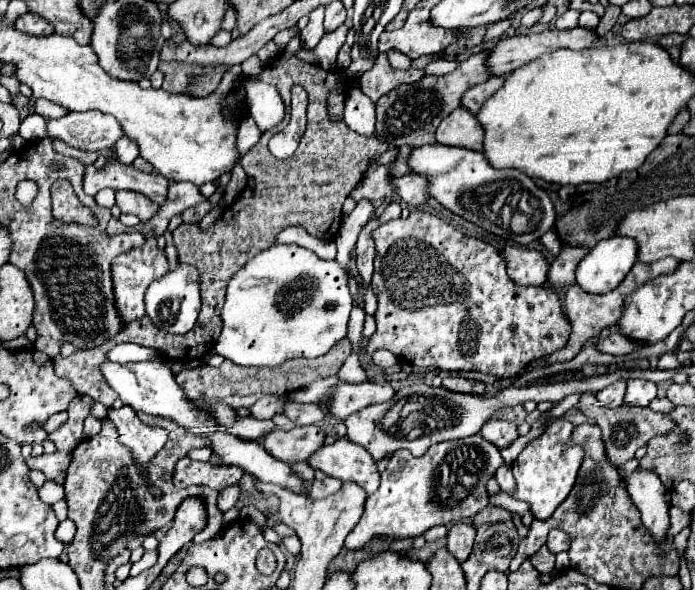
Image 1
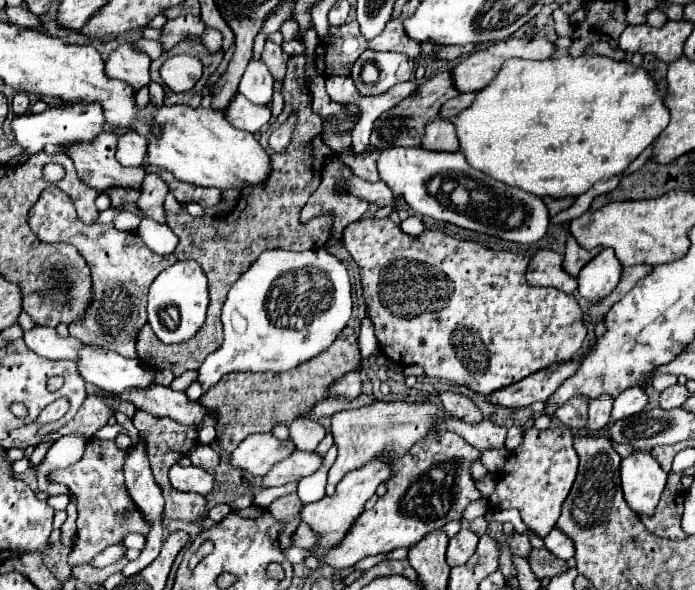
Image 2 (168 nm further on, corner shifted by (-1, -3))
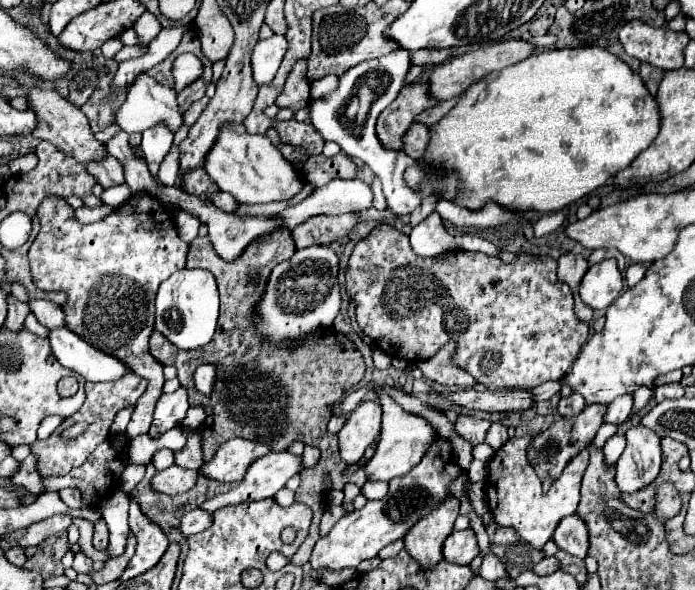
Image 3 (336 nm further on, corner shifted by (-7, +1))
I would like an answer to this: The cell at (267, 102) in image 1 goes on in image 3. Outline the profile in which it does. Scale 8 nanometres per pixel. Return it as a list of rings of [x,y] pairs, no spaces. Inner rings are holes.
[[[274,35],[266,41],[258,41],[252,53],[252,71],[256,85],[270,85],[280,61],[286,53],[288,41],[284,41],[284,35]]]

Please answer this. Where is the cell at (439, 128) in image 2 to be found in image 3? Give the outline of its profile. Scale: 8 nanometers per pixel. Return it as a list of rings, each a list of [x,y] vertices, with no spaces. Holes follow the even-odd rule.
[[[412,123],[412,127],[408,129],[408,133],[404,137],[404,151],[410,157],[414,157],[414,159],[422,159],[424,153],[426,153],[426,147],[428,147],[430,137],[432,137],[432,133],[430,133],[428,125]]]

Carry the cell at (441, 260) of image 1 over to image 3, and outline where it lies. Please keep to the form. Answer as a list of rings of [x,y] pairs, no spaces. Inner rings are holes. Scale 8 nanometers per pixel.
[[[378,223],[364,239],[360,239],[356,243],[356,247],[354,247],[352,255],[350,255],[350,261],[348,261],[346,287],[348,287],[350,297],[356,301],[358,325],[390,357],[398,357],[398,359],[406,359],[406,361],[424,361],[424,359],[434,357],[440,351],[440,347],[444,347],[446,343],[454,341],[456,343],[454,365],[464,369],[466,373],[470,373],[476,379],[476,383],[484,385],[490,391],[496,391],[496,389],[532,389],[532,387],[536,387],[540,383],[546,383],[550,379],[562,379],[568,373],[568,369],[572,367],[572,363],[576,361],[582,345],[588,339],[588,331],[590,331],[590,323],[578,319],[578,315],[574,311],[574,297],[572,297],[570,287],[566,283],[560,283],[558,277],[556,277],[556,259],[554,257],[520,251],[520,253],[516,253],[516,259],[512,263],[504,263],[498,255],[486,255],[486,253],[462,251],[462,249],[446,251],[446,253],[436,255],[436,257],[420,257],[420,255],[416,255],[412,251],[408,235],[398,231],[398,229],[394,229],[388,223]]]

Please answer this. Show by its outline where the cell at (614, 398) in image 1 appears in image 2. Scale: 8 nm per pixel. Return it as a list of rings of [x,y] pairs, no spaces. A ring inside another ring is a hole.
[[[602,397],[602,401],[590,401],[586,429],[590,433],[596,433],[596,429],[606,427],[610,423],[610,409],[612,409],[610,397]]]

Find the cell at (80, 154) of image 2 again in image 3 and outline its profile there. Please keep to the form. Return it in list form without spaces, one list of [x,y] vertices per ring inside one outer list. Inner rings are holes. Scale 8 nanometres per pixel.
[[[32,89],[28,91],[28,103],[32,107],[32,111],[36,111],[40,125],[34,129],[34,137],[38,139],[46,139],[52,145],[56,145],[62,153],[68,153],[70,157],[74,157],[76,161],[80,161],[84,167],[92,161],[102,161],[104,157],[108,157],[106,151],[106,143],[98,141],[94,137],[94,131],[88,123],[88,117],[82,113],[80,107],[72,105],[70,101],[62,99],[56,91],[42,91],[42,89]]]

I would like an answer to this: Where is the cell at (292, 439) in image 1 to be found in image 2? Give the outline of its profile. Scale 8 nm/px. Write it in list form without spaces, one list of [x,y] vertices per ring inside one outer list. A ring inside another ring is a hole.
[[[272,433],[264,435],[248,435],[232,453],[230,453],[230,465],[246,471],[248,475],[262,477],[270,471],[270,465],[274,461],[286,459],[296,447],[288,441],[276,439]]]

